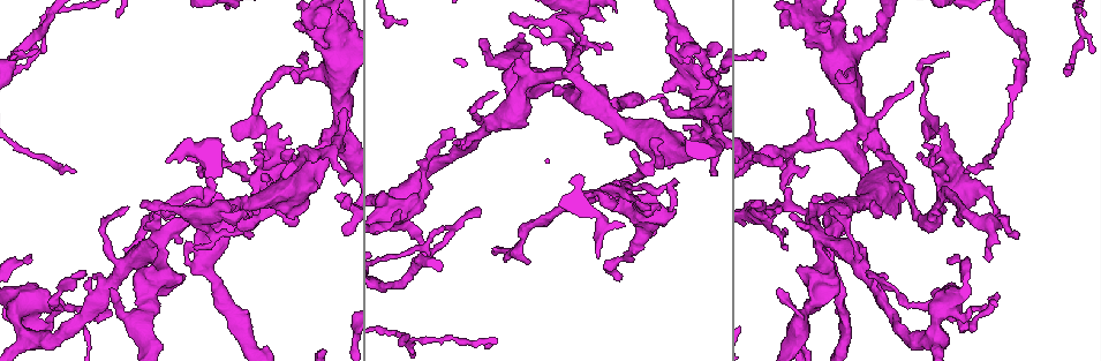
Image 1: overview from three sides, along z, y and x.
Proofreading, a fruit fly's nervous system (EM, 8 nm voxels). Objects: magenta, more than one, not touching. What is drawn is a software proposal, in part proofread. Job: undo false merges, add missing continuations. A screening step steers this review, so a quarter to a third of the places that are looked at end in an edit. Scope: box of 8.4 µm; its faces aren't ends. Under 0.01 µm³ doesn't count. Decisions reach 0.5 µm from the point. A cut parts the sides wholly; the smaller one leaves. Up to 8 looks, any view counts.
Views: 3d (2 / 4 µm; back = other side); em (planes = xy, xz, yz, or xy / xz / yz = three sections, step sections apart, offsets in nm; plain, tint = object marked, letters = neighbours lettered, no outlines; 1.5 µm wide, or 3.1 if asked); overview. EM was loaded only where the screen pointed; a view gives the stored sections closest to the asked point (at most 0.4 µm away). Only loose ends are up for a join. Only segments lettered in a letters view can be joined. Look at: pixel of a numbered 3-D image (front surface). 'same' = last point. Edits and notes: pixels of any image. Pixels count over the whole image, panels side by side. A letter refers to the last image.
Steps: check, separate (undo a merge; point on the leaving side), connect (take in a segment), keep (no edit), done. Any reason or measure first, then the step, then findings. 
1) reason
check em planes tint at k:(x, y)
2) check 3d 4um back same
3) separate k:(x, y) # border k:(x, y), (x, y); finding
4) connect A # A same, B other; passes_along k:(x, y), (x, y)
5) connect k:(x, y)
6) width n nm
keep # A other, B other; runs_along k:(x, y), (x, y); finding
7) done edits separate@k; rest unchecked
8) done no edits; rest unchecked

tapers out
check em planes letters at 1:(495, 95)

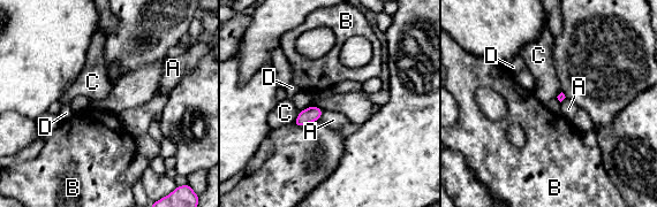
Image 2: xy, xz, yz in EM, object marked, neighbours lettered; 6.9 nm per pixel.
longest_contact C 120 nm
keep # A other, B other, C other, D other; border 2:(324, 110), (318, 119); none of them fits

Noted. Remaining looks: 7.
sudden change in width
check em xy step 8 letters at 1:(632, 255)

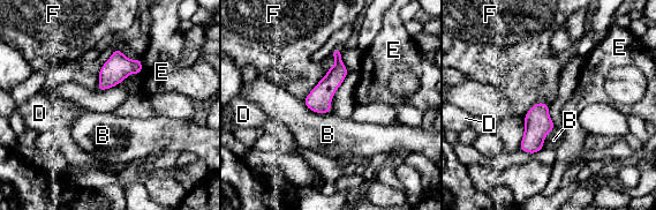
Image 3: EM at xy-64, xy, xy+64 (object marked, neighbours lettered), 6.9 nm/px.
longest_contact F 280 nm
keep # B other, D other, E other, F other; runs_along 3:(338, 52), (338, 73), (315, 109); all the same neuron

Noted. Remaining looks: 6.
thin end
check 3d 4um at 1:(671, 208)

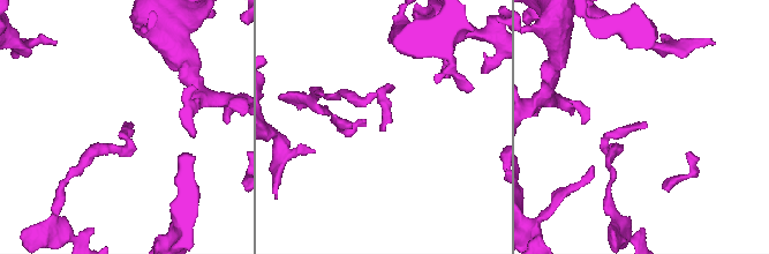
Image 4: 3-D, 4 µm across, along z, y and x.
need the tissue
check em planes letters at 4:(123, 122)

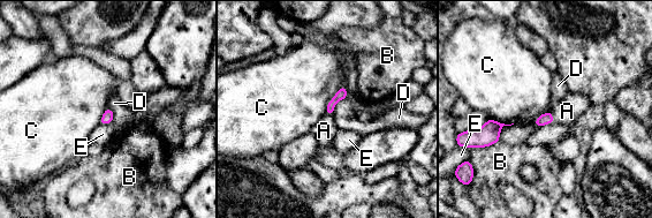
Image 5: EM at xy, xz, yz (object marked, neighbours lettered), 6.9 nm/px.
connect A # A same, B other, C other, D other, E other; passes_along 5:(547, 118), (552, 117), (567, 111); the neuron continues

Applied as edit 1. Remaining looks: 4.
done edits connect@5; rest unchecked

